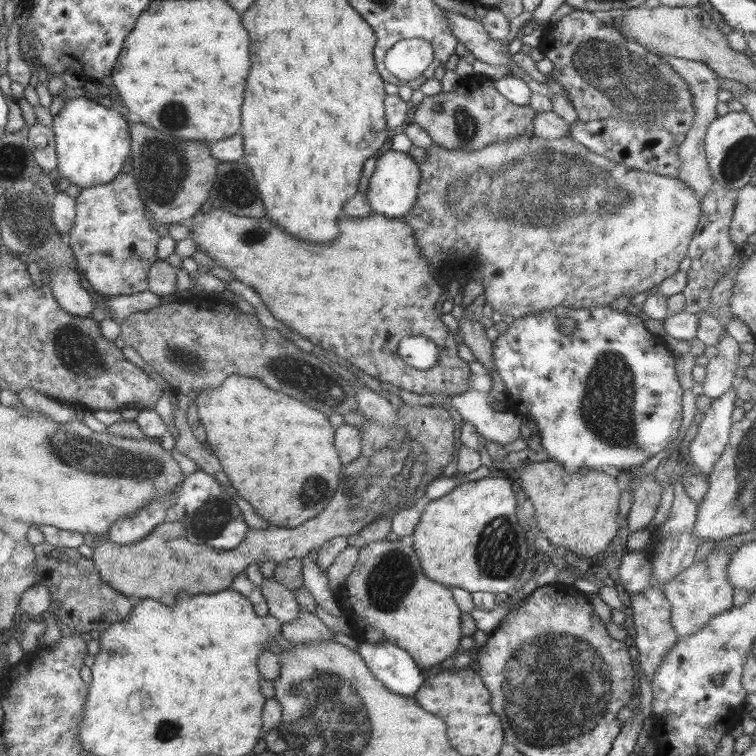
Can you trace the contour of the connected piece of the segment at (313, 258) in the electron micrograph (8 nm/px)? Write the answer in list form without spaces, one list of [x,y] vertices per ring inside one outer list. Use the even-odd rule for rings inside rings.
[[[213,208],[202,214],[195,213],[191,220],[188,221],[190,227],[192,227],[189,237],[197,243],[197,247],[199,247],[201,252],[209,256],[212,260],[218,260],[223,268],[229,270],[229,272],[233,274],[235,280],[239,280],[239,282],[243,282],[253,288],[275,320],[293,329],[293,332],[297,332],[297,334],[300,334],[305,340],[309,340],[311,344],[319,345],[323,350],[331,350],[337,357],[343,358],[343,360],[351,363],[351,366],[355,366],[355,368],[363,371],[366,375],[382,382],[394,384],[400,390],[408,390],[409,392],[415,392],[415,394],[425,396],[441,394],[441,391],[451,393],[451,396],[457,393],[463,393],[463,391],[467,390],[467,380],[469,380],[470,377],[470,369],[467,363],[457,354],[458,343],[453,337],[453,331],[441,322],[442,315],[440,314],[438,316],[435,311],[437,299],[441,296],[441,288],[439,288],[439,294],[437,294],[437,282],[433,280],[435,276],[431,276],[433,272],[429,270],[427,260],[421,258],[421,254],[419,254],[419,247],[415,245],[413,230],[403,222],[401,218],[387,218],[386,216],[374,213],[365,216],[365,218],[347,216],[341,216],[340,218],[345,218],[345,220],[338,220],[337,224],[338,234],[343,230],[343,236],[339,234],[335,242],[329,242],[329,246],[327,246],[327,244],[307,244],[307,242],[299,242],[299,240],[293,242],[291,236],[285,236],[285,232],[277,230],[277,228],[275,228],[269,220],[265,220],[265,218],[261,218],[261,222],[259,222],[259,220],[251,220],[251,218],[229,214],[229,212],[221,210],[221,208]],[[407,336],[424,336],[431,340],[433,344],[437,345],[438,357],[433,367],[425,371],[416,370],[411,368],[408,364],[401,362],[401,359],[397,356],[398,342]]]

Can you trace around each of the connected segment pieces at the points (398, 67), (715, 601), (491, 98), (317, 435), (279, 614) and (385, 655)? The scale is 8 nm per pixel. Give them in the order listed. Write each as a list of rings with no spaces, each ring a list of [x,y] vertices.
[[[409,38],[389,47],[384,54],[384,66],[399,81],[409,81],[420,77],[433,59],[433,51],[427,40]]]
[[[714,547],[701,561],[693,561],[688,568],[660,587],[662,594],[669,602],[670,622],[678,638],[693,635],[717,614],[733,607],[732,585],[728,582],[726,569],[729,556],[735,550],[737,547],[731,550]]]
[[[474,73],[462,76],[454,86],[455,91],[425,96],[415,106],[413,123],[429,135],[438,148],[474,152],[493,142],[505,142],[515,136],[531,136],[533,133],[532,121],[536,112],[529,105],[510,104],[497,93],[487,76]]]
[[[230,375],[215,390],[203,390],[193,400],[198,420],[207,432],[207,444],[217,456],[231,487],[245,499],[253,512],[270,526],[295,528],[302,522],[317,516],[337,490],[341,462],[333,446],[335,429],[321,412],[293,400],[281,392],[265,388],[257,380]]]
[[[263,578],[261,595],[266,601],[268,616],[277,618],[281,625],[293,622],[300,614],[299,602],[295,602],[293,594],[281,587],[274,578]]]
[[[357,642],[357,654],[363,659],[369,672],[393,694],[413,696],[421,684],[421,669],[401,648],[391,644]]]

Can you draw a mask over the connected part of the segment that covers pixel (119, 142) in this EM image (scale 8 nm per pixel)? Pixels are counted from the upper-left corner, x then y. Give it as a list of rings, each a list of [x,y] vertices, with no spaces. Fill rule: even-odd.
[[[68,99],[59,113],[53,116],[52,132],[56,145],[57,170],[62,179],[67,179],[81,189],[113,181],[128,162],[130,133],[127,122],[116,110],[111,110],[98,99]]]

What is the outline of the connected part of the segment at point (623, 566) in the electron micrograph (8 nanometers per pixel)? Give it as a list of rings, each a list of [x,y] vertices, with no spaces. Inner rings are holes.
[[[642,551],[624,552],[619,564],[619,582],[628,593],[645,591],[652,586],[650,580],[650,560]]]

